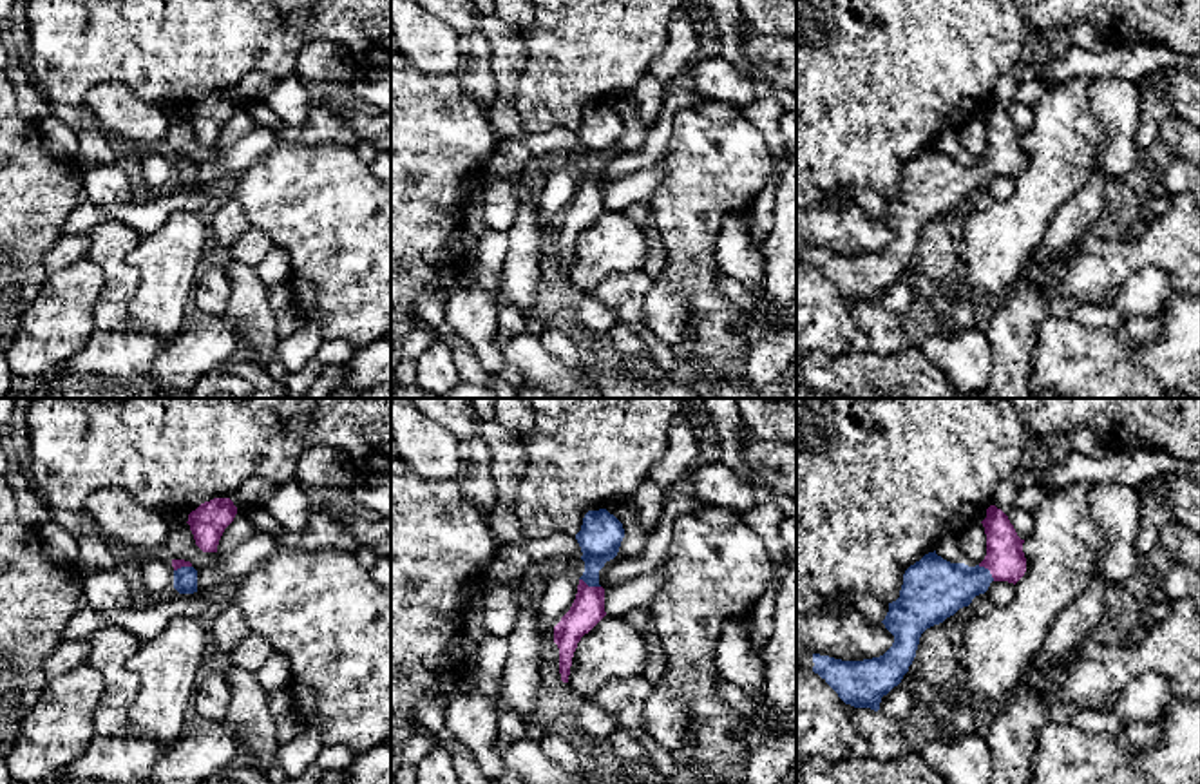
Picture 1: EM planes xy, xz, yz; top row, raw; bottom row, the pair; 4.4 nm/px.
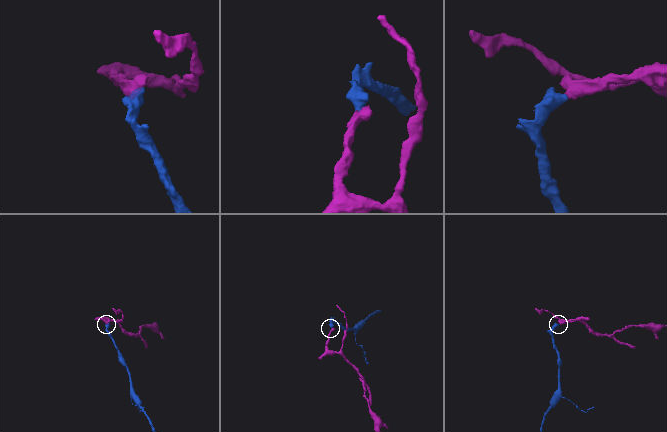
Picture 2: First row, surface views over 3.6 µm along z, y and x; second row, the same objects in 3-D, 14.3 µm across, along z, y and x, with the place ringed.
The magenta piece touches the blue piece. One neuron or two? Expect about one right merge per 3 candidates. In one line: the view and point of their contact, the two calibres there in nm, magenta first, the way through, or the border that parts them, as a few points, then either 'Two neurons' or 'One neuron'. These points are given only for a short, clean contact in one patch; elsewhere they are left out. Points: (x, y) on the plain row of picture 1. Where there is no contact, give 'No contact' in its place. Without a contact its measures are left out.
Touches magenta at xz (590, 181). Thickness 150 nm (magenta) against 190 nm. Path across: xz (587, 205), (590, 181), (590, 163), (600, 133). One neuron

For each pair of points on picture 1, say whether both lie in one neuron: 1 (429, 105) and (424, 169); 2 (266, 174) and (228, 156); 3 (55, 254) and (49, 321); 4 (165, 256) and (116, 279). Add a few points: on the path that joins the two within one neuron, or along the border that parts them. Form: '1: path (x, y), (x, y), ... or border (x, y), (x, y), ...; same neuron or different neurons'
1: path (428, 122), (424, 127), (424, 152); same neuron
2: border (285, 142), (268, 147), (238, 178); different neurons
3: border (85, 256), (49, 276); different neurons
4: border (142, 236), (125, 258), (138, 277), (125, 312); different neurons

